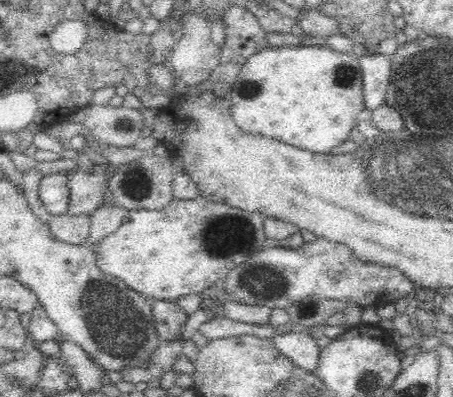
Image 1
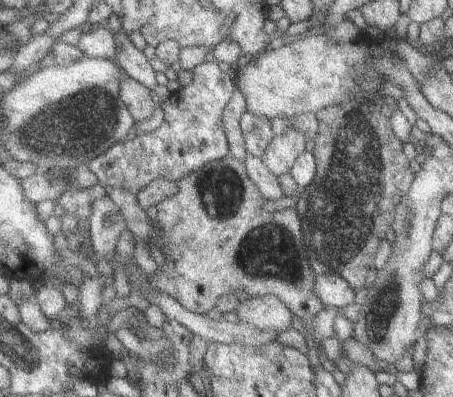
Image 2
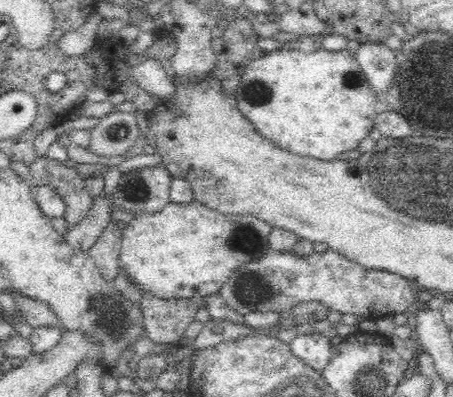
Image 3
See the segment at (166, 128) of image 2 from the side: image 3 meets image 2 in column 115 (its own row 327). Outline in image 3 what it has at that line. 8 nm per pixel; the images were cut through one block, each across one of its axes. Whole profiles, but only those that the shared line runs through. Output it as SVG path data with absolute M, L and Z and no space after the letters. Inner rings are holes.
M142 290L140 294L144 296L140 302L144 328L152 344L172 348L184 344L184 332L188 324L196 322L196 314L200 310L198 300L160 300Z

